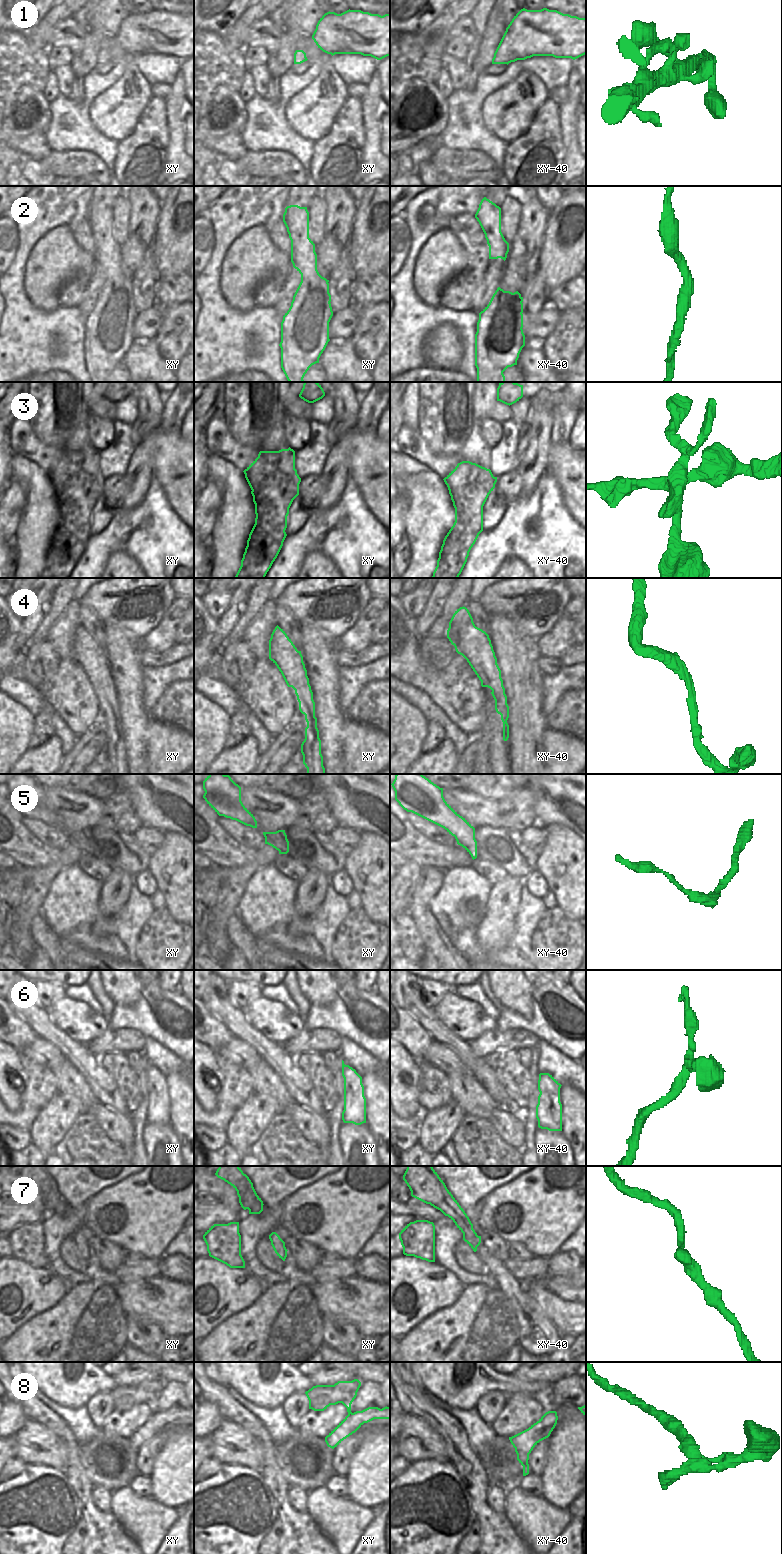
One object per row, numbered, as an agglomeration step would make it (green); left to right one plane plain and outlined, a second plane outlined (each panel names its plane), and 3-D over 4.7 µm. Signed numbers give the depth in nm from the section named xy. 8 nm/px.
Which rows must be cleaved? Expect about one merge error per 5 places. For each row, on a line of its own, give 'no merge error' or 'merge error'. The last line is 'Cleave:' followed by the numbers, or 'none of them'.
1: no merge error
2: no merge error
3: merge error
4: no merge error
5: no merge error
6: no merge error
7: no merge error
8: no merge error
Cleave: 3

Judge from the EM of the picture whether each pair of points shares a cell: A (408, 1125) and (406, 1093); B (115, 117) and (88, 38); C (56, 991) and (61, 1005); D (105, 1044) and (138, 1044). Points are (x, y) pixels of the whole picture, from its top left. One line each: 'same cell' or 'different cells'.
A: different cells
B: same cell
C: different cells
D: same cell

